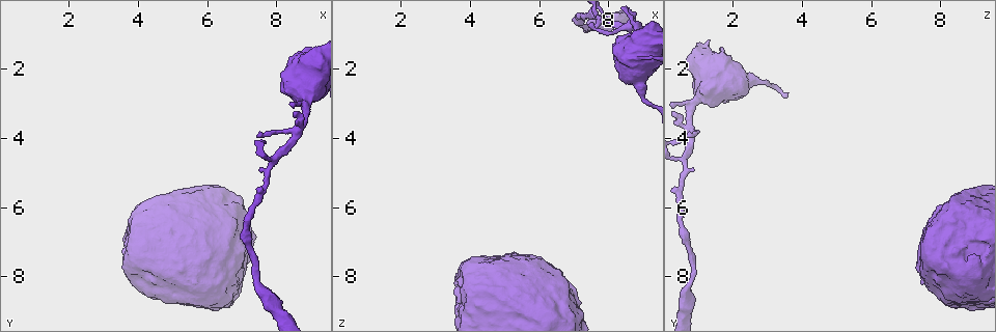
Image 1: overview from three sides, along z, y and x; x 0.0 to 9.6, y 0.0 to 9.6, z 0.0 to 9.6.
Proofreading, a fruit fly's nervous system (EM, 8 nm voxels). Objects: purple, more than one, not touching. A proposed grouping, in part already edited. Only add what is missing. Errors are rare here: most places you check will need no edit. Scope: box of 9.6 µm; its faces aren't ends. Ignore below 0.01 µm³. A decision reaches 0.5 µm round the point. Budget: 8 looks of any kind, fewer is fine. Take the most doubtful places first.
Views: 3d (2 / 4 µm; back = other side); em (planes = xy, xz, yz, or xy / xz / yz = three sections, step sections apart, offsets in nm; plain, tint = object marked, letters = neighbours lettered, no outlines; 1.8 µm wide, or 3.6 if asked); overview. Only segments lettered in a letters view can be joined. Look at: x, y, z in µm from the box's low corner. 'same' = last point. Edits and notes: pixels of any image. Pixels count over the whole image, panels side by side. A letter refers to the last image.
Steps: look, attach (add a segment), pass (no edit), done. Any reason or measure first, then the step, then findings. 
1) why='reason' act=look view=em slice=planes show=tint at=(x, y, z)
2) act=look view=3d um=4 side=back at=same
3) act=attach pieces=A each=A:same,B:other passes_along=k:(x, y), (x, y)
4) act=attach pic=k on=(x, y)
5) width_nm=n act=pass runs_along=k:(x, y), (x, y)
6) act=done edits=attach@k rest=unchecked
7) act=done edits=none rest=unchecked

why='free end' act=look view=em um=3.6 slice=xz step=4 show=letters at=(3.50, 7.75, 8.15)

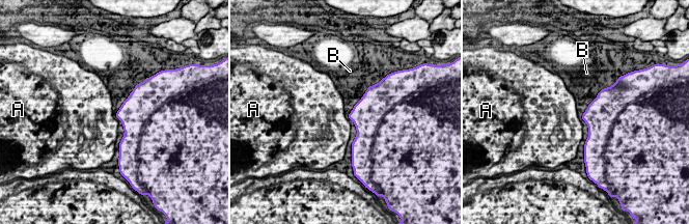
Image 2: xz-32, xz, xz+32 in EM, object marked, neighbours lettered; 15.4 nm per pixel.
why='another direction' act=look view=em um=3.6 slice=planes show=letters at=same

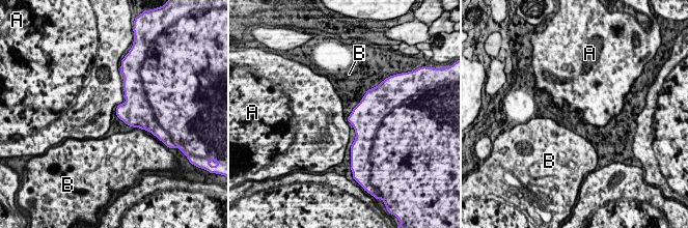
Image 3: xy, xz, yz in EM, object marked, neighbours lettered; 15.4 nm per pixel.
longest_contact=B:140nm act=pass each=A:other,B:other found='none of them fits'

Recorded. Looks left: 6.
why='thick turns thin' act=look view=em slice=yz step=8 show=tint at=(8.75, 3.65, 0.70)

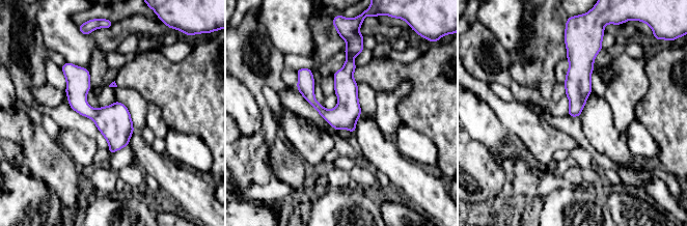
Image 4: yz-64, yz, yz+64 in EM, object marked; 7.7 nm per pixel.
act=look view=em slice=planes show=letters at=same

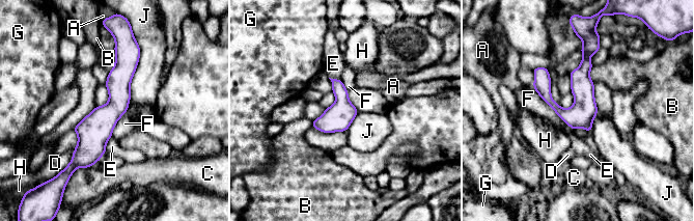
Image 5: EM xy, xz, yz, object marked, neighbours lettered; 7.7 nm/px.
longest_contact=F:550nm act=pass each=A:other,B:other,C:other,D:other,E:other,F:other,G:other,H:other,J:other border=5:(533, 89), (568, 126), (590, 133) found='none of them fits'

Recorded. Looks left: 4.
why='sudden change in width' act=look view=3d um=4 at=(9.05, 1.90, 1.25)

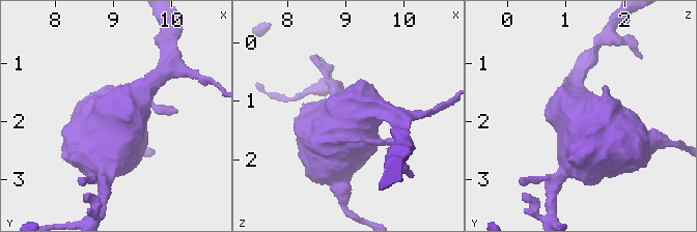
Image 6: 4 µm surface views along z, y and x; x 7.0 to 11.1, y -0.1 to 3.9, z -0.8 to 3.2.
act=look view=em um=3.6 slice=planes show=letters at=(9.05, 1.85, 1.20)

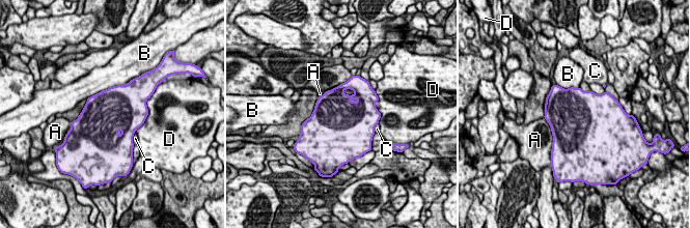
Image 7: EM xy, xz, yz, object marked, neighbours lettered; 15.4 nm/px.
act=pass each=A:other,B:other,C:other,D:other border=7:(128, 82), (110, 86), (87, 98) found='no lettered segment goes on from it'

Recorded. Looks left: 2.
act=done edits=none rest=unchecked

